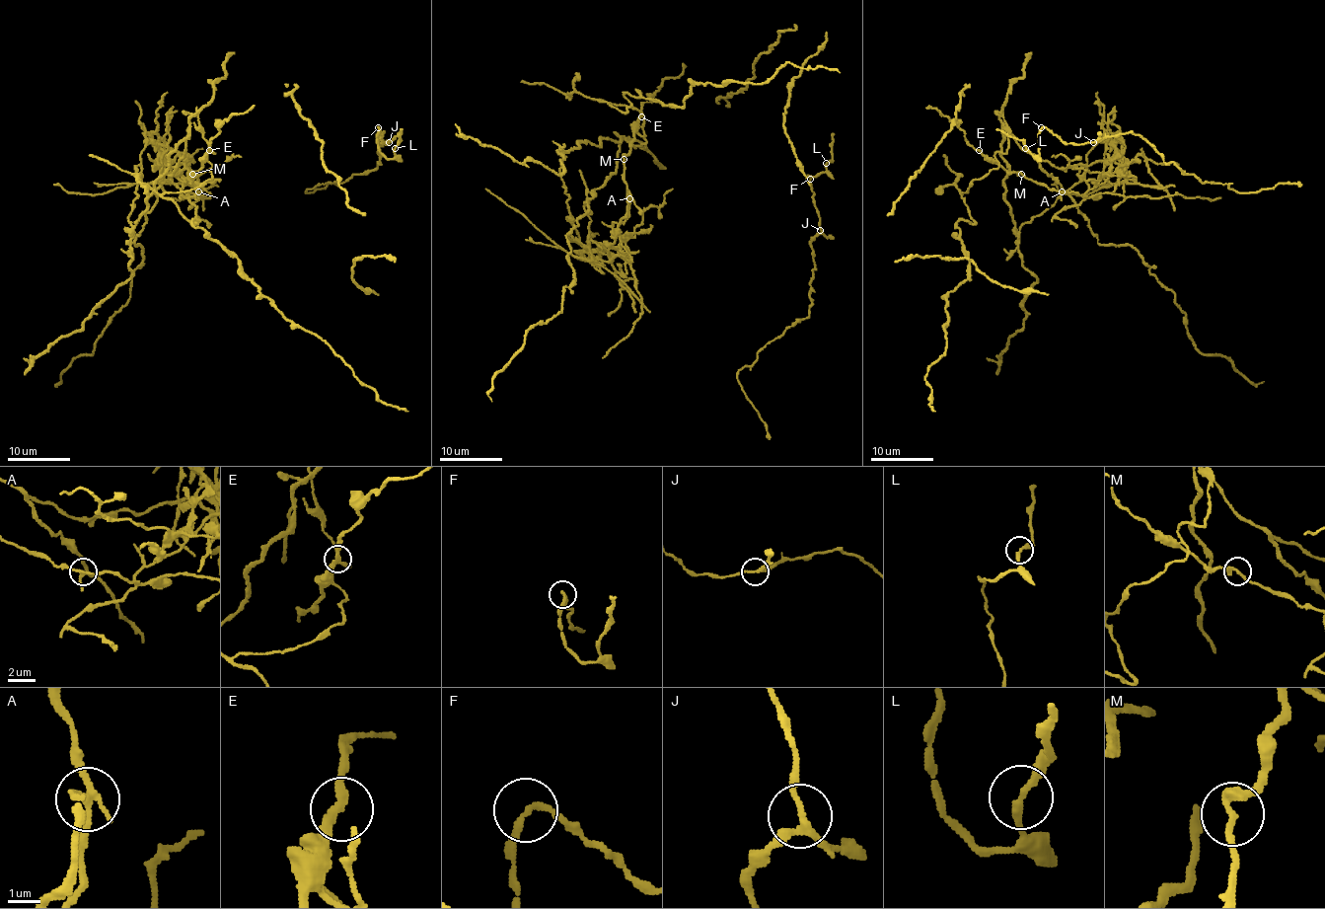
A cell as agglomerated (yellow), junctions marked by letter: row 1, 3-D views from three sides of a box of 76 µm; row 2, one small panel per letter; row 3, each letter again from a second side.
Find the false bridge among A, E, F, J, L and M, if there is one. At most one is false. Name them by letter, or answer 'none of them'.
A

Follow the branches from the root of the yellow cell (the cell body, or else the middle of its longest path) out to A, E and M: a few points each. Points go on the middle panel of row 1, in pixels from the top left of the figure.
A: (682, 74), (666, 77), (650, 101), (642, 104), (639, 127), (630, 151), (624, 157), (624, 182), (630, 199)
E: (682, 74), (663, 81), (650, 101), (642, 104), (641, 116)
M: (682, 74), (666, 77), (650, 101), (642, 104), (639, 127), (624, 159)

